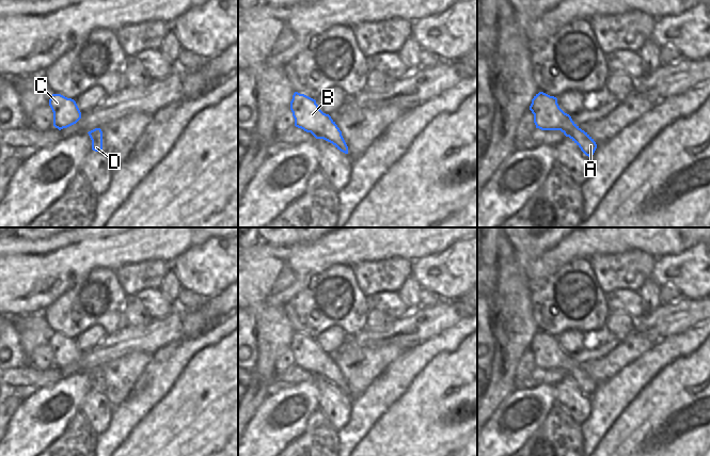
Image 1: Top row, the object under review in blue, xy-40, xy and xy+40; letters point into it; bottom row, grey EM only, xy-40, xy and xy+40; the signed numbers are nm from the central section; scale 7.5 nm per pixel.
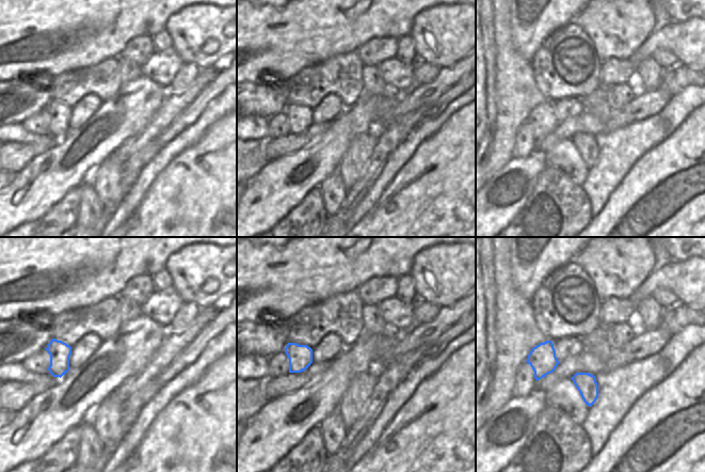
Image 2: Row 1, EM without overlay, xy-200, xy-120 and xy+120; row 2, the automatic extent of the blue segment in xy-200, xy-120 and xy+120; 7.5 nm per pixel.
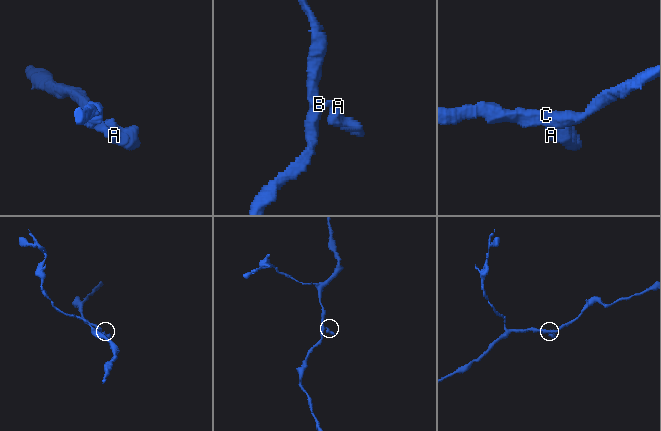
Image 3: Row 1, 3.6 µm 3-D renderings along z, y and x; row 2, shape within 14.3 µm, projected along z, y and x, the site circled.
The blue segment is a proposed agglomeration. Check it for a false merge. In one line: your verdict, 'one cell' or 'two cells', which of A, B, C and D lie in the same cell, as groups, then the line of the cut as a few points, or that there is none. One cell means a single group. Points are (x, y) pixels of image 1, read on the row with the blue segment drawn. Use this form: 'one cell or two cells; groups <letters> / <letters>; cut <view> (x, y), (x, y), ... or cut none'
one cell; groups A B C D; cut none

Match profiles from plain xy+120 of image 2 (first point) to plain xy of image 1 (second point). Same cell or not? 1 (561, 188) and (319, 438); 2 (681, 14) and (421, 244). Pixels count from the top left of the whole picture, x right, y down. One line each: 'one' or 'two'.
1: one
2: one

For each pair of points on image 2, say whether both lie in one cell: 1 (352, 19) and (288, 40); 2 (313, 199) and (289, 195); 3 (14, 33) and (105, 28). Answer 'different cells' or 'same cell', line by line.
1: same cell
2: different cells
3: same cell

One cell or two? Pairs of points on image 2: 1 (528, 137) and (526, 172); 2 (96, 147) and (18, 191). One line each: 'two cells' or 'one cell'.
1: two cells
2: one cell

